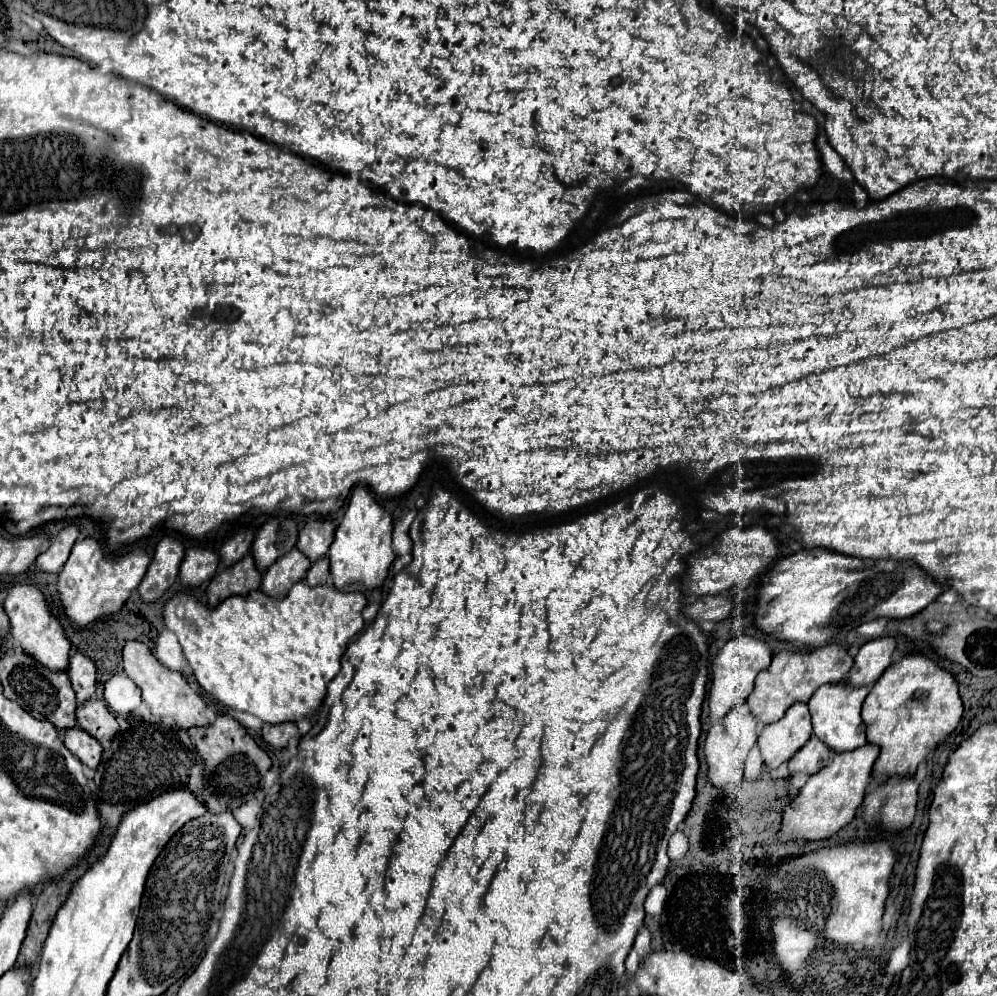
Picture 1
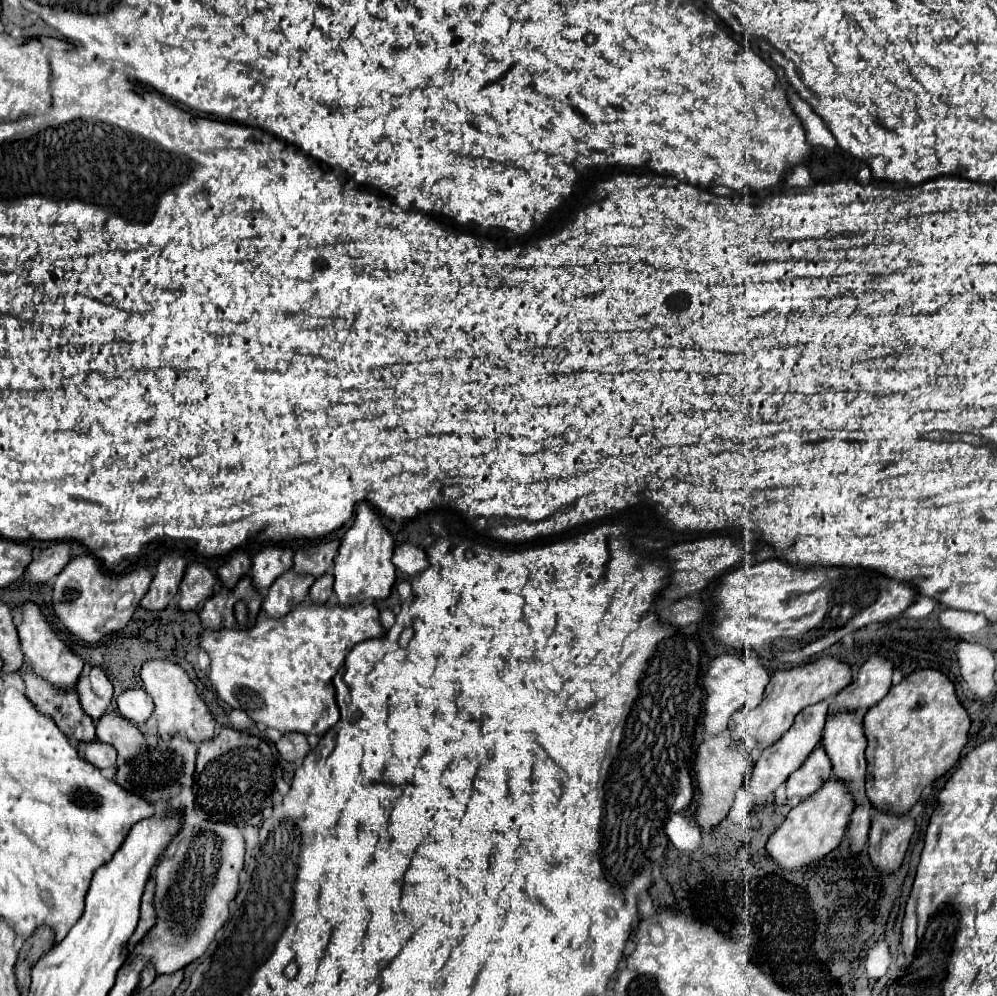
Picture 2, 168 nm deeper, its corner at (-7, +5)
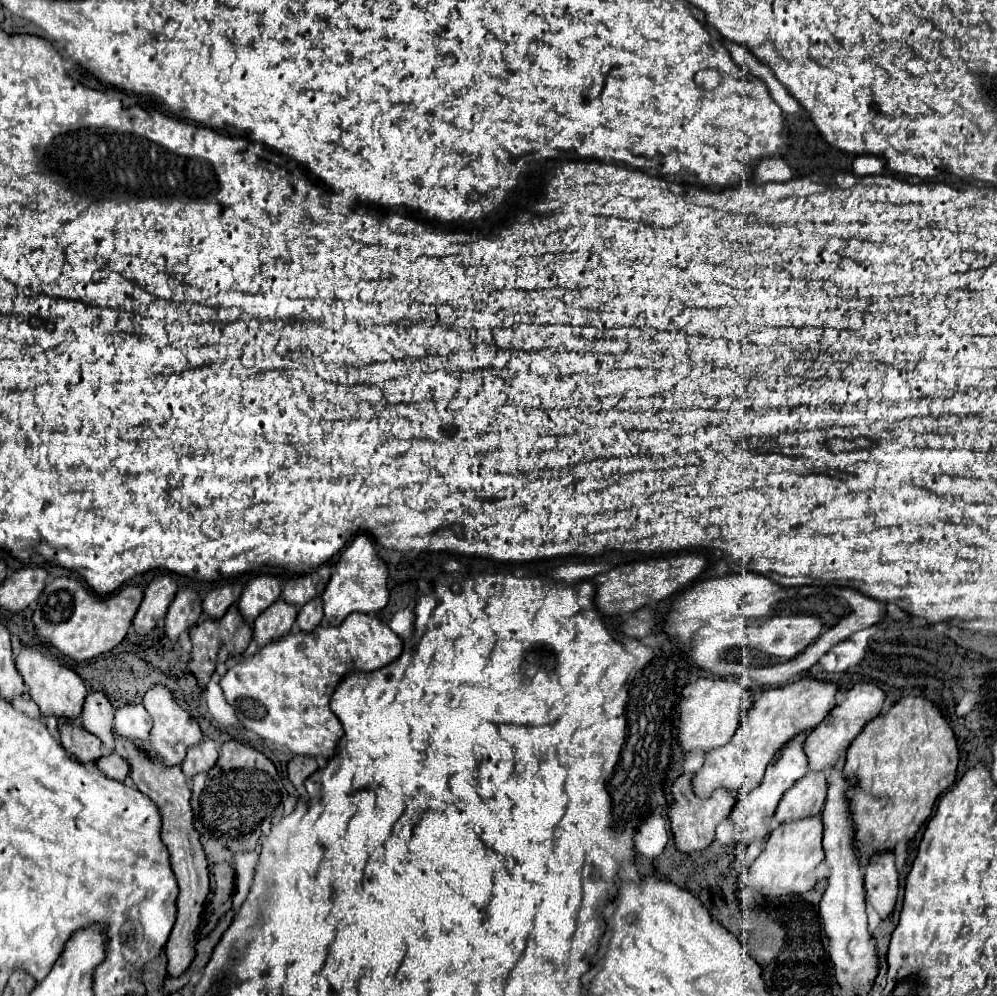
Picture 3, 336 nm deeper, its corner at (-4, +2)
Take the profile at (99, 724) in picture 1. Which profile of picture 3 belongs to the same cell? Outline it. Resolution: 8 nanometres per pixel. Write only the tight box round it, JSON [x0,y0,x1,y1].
[125,740,209,978]

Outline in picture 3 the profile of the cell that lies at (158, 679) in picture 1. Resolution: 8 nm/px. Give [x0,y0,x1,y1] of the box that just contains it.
[143,686,203,766]

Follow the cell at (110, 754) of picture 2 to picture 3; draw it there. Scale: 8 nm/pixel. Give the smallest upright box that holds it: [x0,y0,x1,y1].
[97,754,129,782]

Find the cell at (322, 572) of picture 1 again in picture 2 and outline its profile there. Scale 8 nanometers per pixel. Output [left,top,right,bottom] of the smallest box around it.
[310,573,334,603]

